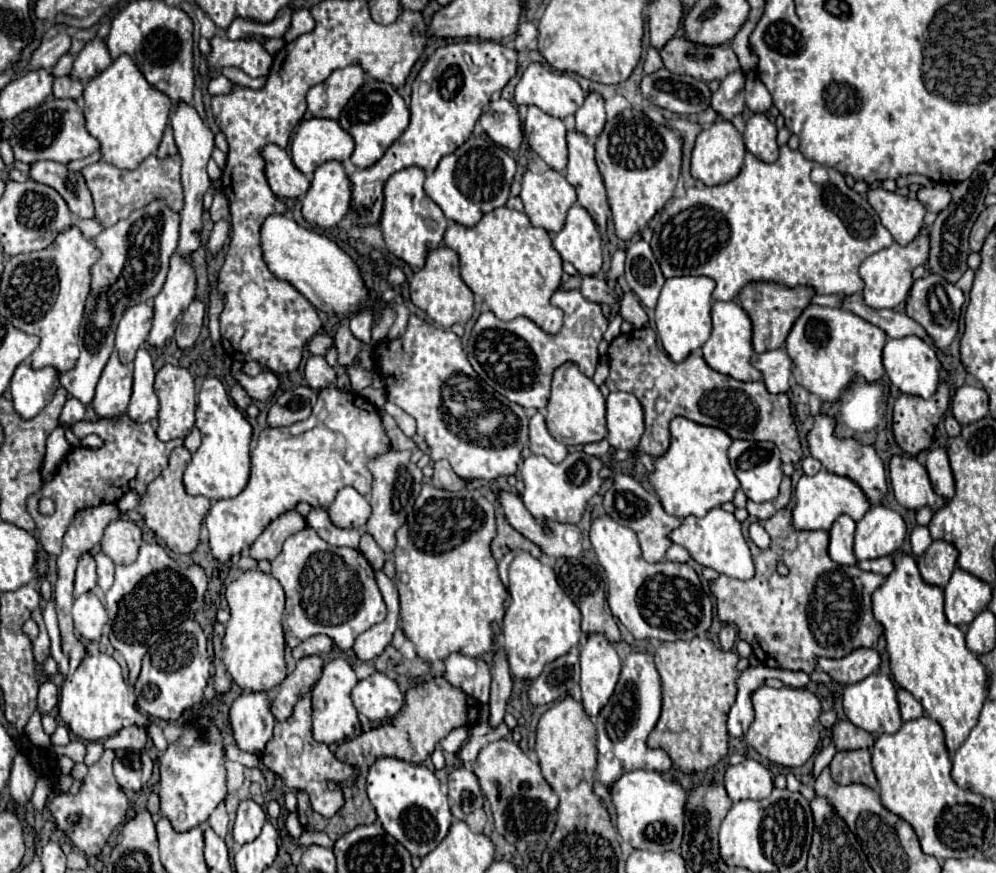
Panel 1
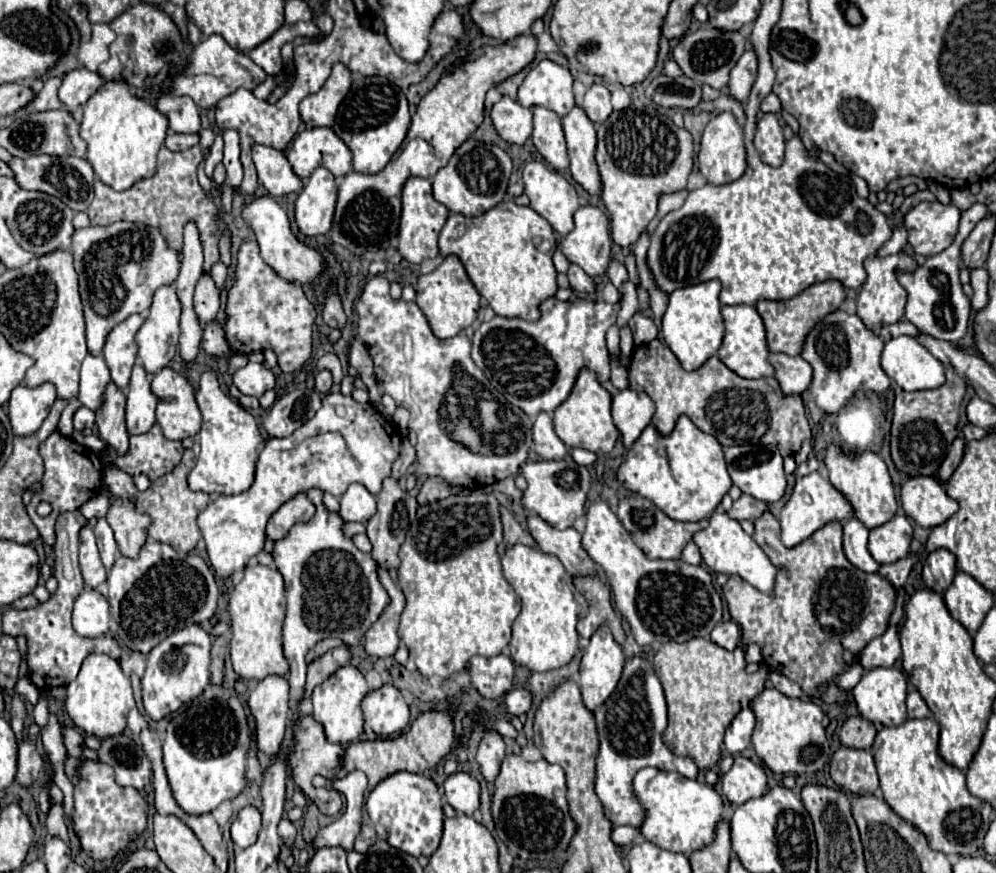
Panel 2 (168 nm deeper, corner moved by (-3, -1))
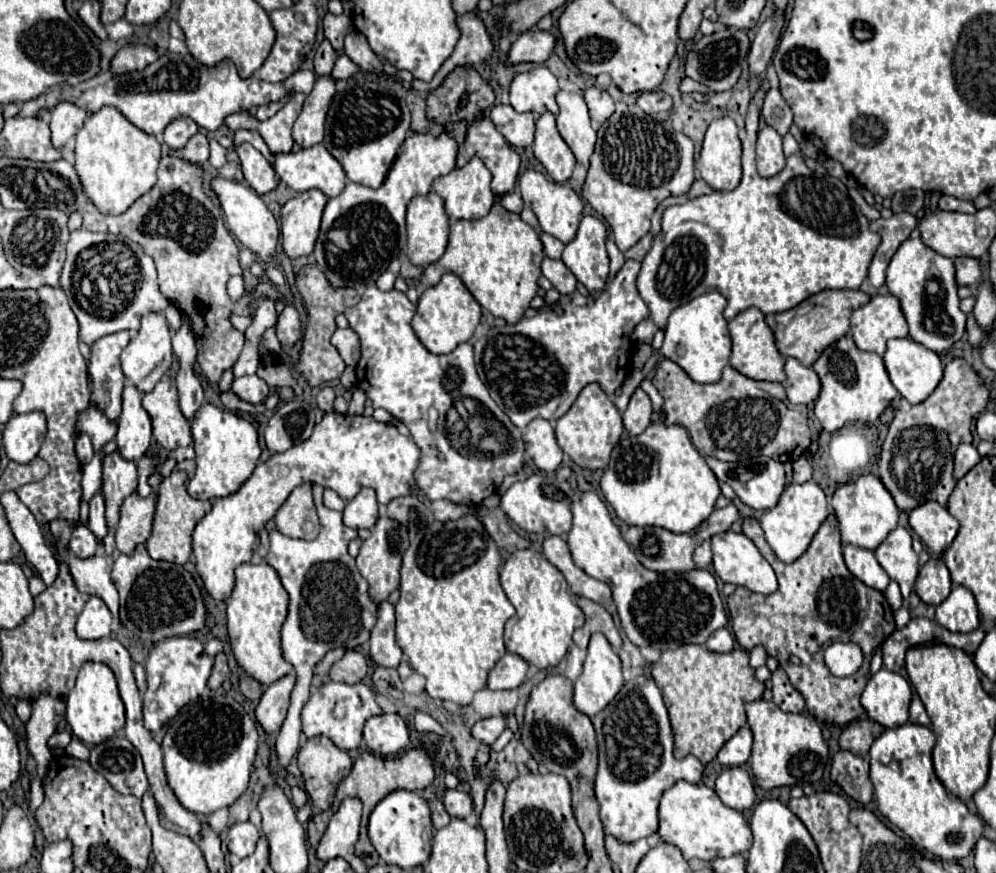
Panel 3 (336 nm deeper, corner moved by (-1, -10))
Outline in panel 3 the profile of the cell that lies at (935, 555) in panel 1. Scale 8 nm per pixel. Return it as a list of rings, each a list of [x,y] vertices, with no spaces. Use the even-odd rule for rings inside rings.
[[[932,557],[926,565],[920,567],[920,573],[914,583],[914,591],[926,605],[940,605],[950,595],[950,571],[942,559]]]

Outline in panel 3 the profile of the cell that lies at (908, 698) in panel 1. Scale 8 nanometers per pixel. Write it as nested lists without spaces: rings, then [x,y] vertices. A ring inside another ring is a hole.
[[[918,695],[912,697],[910,723],[914,723],[914,725],[924,725],[924,727],[930,727],[930,725],[932,725],[932,723],[930,723],[930,717],[928,717],[928,713],[926,713],[926,709],[924,709],[924,705],[922,705],[922,701],[920,701]]]

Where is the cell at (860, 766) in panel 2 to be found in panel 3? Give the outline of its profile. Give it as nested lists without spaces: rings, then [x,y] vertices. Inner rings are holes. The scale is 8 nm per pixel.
[[[838,751],[832,757],[832,781],[836,781],[854,801],[870,803],[874,787],[868,777],[868,759],[858,757],[850,751]]]

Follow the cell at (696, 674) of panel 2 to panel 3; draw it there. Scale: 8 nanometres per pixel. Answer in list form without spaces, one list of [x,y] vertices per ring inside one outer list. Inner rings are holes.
[[[684,645],[674,651],[664,651],[662,657],[652,665],[652,677],[658,683],[658,687],[664,693],[664,701],[670,713],[672,729],[674,729],[674,755],[676,757],[686,757],[686,755],[696,755],[704,765],[710,763],[720,747],[744,725],[746,715],[744,715],[744,705],[750,701],[762,699],[764,693],[764,683],[756,681],[754,669],[748,665],[748,651],[742,647],[734,647],[730,653],[712,653],[702,645]]]

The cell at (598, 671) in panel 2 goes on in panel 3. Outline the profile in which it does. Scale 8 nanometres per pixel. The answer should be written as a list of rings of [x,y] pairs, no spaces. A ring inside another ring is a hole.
[[[594,633],[590,637],[588,655],[586,655],[586,661],[584,661],[584,671],[574,681],[574,707],[584,715],[594,717],[598,711],[602,711],[618,695],[622,685],[624,685],[624,679],[622,679],[620,657],[614,653],[612,645],[608,643],[608,639],[604,639],[604,635]]]

